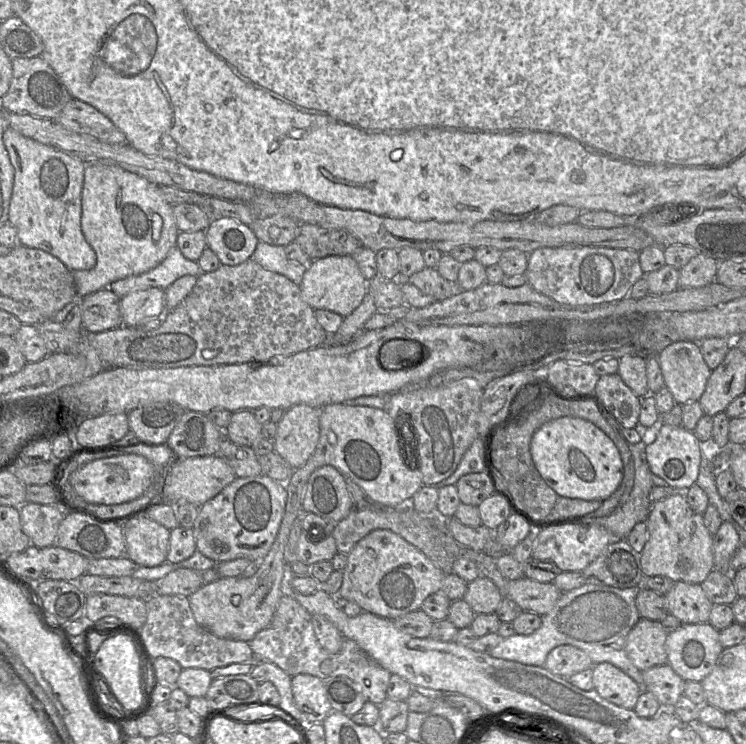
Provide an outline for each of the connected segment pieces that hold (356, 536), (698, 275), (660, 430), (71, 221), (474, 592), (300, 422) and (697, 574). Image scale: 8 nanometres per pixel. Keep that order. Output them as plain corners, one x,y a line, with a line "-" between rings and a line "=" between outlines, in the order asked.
354,505
348,516
335,524
332,537
338,552
347,555
358,541
377,529
387,529
401,536
426,555
445,575
452,573
453,564
459,558
460,546
463,546
448,531
444,519
436,514
420,514
410,506
391,510
370,510
=
697,253
679,270
679,288
701,287
715,280
718,260
=
659,421
655,440
646,445
646,459
653,474
664,479
669,486
687,490
696,483
702,451
703,444
694,431
687,430
683,426
672,426
=
10,127
5,128
2,139
14,170
8,222
17,230
18,244
51,254
70,271
92,269
96,265
96,254
81,231
81,195
86,164
=
479,577
468,583
462,599
475,614
492,614
495,613
504,596
490,579
=
298,404
287,409
277,423
274,452
294,469
302,467
314,453
320,438
320,409
=
681,492
652,503
646,519
648,539
640,553
643,576
666,576
674,582
701,584
714,569
713,535
704,525
703,514
694,512

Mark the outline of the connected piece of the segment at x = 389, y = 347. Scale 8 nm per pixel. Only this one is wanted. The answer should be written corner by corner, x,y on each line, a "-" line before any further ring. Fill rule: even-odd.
392,339
383,344
379,352
379,363
389,370
406,370
421,363
418,352
423,346
411,339

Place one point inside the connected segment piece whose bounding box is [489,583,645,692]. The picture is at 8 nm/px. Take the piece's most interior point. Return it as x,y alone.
596,618

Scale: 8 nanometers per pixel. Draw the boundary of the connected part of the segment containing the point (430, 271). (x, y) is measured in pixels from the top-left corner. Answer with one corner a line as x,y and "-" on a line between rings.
425,267
419,272
414,273
408,280
402,281
409,281
411,284
420,289
423,293
433,297
435,300
438,301
442,301
449,297
452,297
460,291
465,291
459,288
457,282
451,282
445,279
443,276
441,276
436,268

